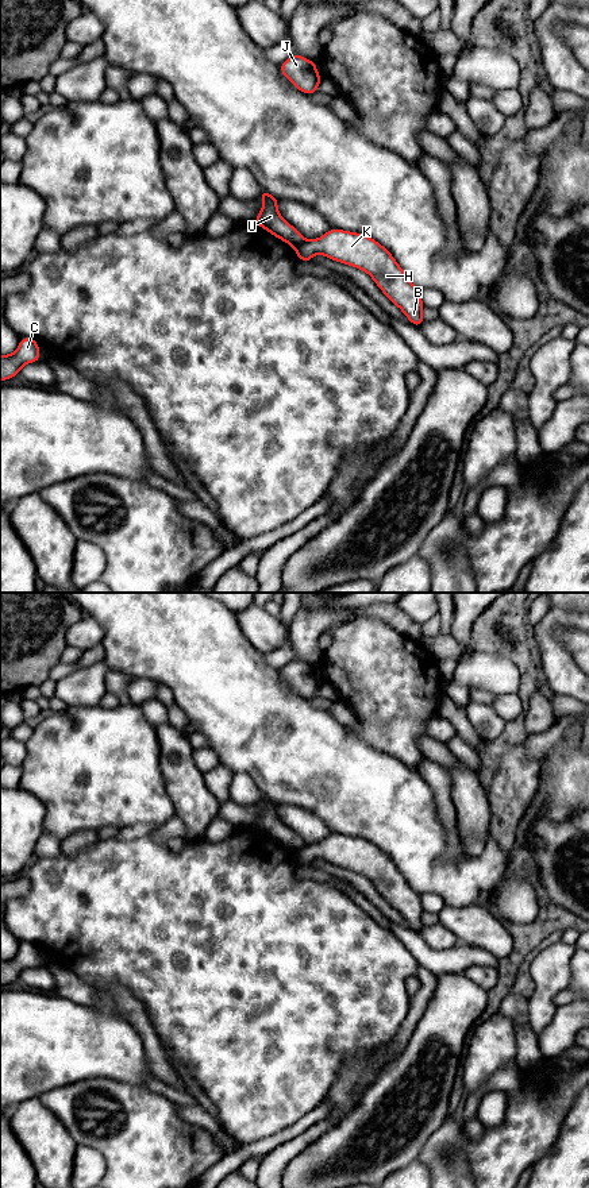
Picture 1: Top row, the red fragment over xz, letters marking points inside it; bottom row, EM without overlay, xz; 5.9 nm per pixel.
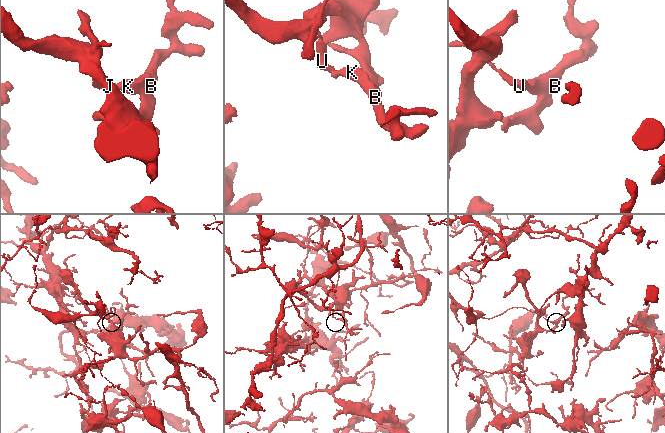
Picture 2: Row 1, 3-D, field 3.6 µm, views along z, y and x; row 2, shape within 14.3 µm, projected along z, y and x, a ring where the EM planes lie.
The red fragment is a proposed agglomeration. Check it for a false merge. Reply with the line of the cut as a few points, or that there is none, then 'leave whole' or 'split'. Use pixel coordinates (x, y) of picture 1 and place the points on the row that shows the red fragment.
cut xz (304, 239), (295, 247); split

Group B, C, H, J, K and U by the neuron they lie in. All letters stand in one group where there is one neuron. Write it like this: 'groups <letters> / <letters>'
groups B C H J K / U

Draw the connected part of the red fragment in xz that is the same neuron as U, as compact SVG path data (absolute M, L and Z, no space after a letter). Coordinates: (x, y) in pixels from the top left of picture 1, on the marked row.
M261 190L259 196L263 207L254 223L292 247L303 243L305 240L304 236L278 213L277 198L265 190Z

